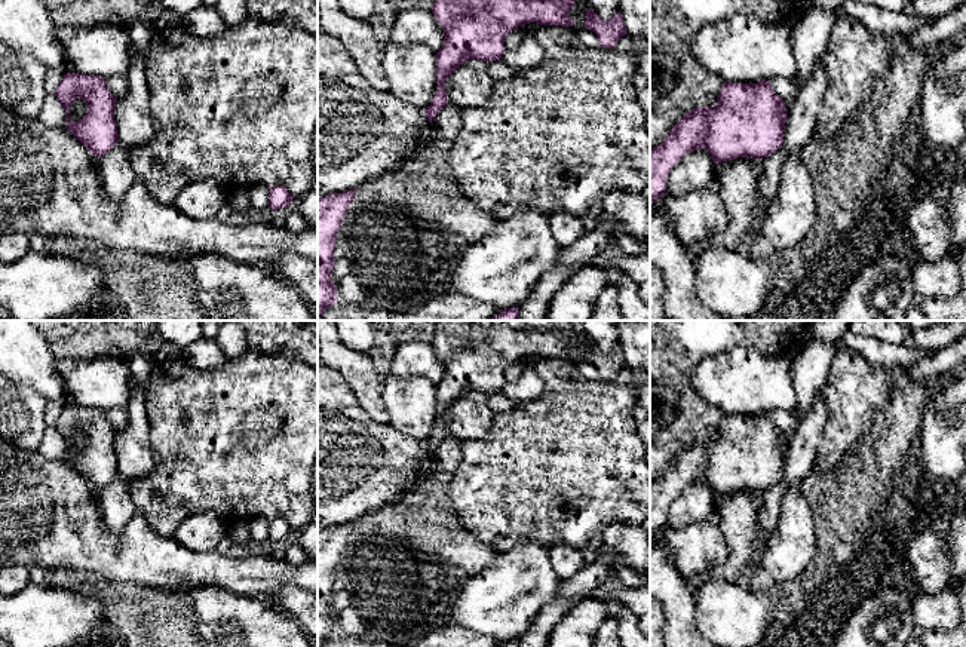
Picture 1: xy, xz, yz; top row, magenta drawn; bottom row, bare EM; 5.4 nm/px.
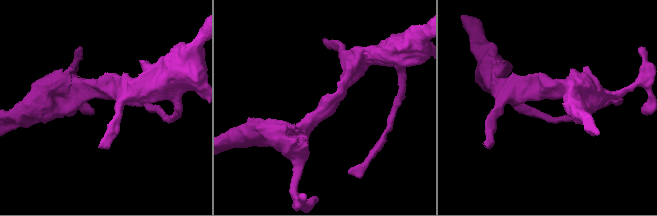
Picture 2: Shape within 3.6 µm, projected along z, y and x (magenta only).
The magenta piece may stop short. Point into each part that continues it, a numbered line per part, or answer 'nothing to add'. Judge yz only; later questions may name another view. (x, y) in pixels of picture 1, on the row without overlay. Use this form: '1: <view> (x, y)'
nothing to add

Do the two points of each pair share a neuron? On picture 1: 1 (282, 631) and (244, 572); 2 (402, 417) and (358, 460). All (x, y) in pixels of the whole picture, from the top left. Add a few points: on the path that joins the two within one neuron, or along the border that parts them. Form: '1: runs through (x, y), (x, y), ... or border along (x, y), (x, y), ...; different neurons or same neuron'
1: border along (224, 588), (238, 594), (261, 595), (267, 600); different neurons
2: border along (388, 422), (401, 432), (423, 442); different neurons

